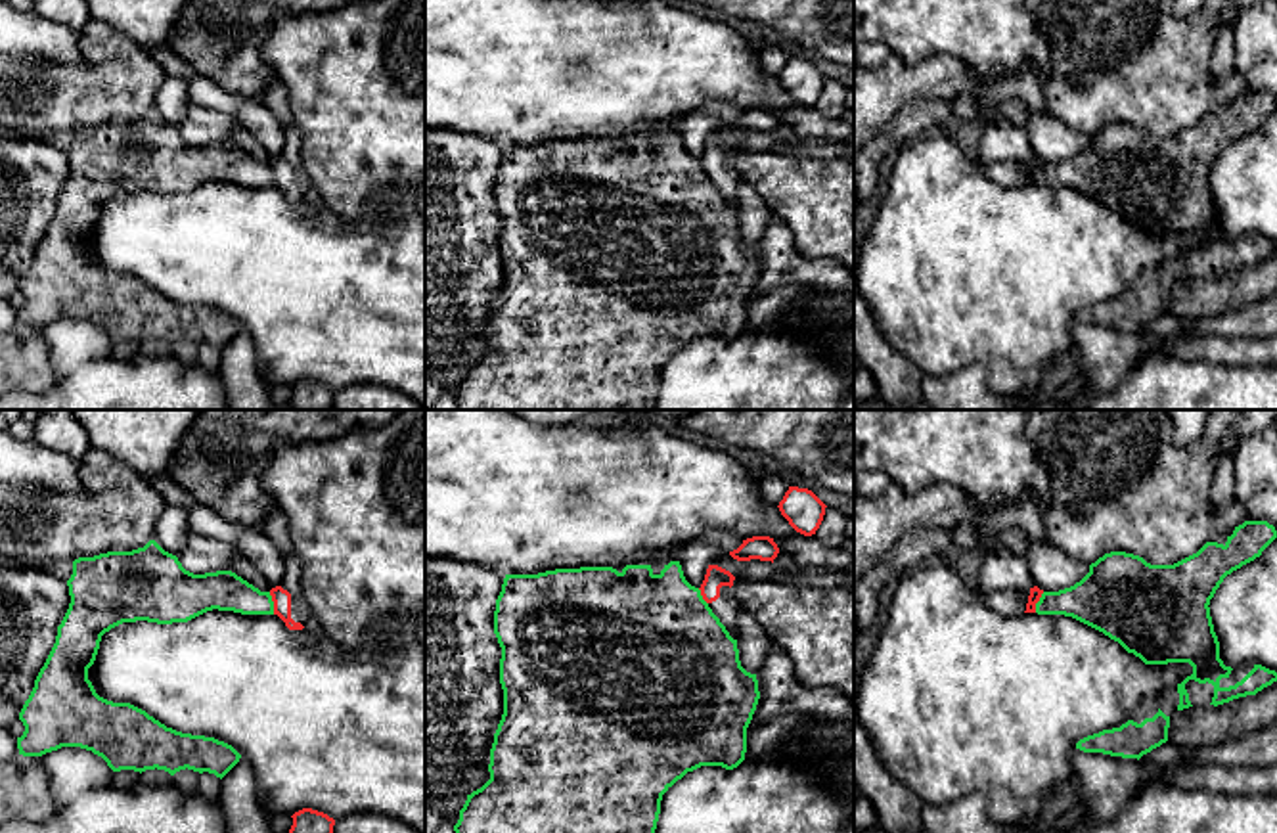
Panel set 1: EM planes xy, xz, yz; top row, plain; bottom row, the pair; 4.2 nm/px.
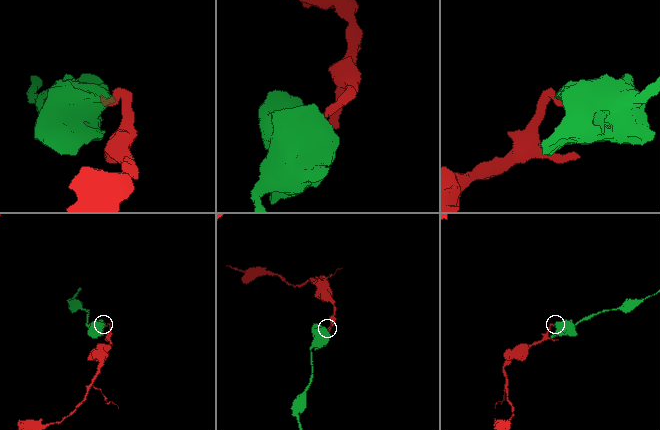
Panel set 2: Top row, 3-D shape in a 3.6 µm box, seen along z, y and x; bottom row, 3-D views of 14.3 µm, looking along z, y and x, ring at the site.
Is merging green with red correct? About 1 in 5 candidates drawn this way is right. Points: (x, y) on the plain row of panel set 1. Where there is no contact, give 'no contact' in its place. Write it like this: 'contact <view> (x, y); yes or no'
contact xy (272, 175); no

